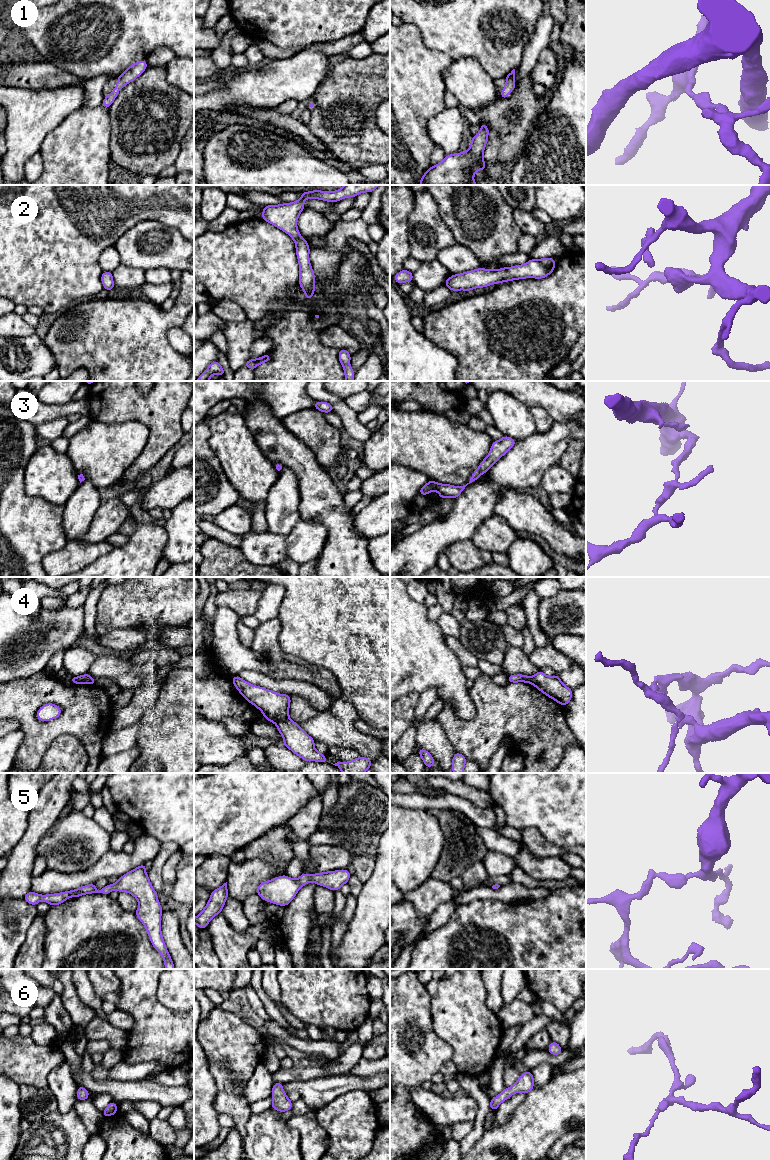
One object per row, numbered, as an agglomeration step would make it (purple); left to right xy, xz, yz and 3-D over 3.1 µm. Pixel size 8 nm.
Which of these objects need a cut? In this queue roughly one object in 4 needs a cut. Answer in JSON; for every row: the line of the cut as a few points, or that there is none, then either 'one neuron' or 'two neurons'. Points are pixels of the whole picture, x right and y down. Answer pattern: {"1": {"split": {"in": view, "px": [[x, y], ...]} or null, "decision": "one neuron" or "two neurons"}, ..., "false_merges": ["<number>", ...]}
{"1": {"split": null, "decision": "one neuron"}, "2": {"split": null, "decision": "one neuron"}, "3": {"split": null, "decision": "one neuron"}, "4": {"split": {"in": "xz", "px": [[288, 717], [275, 723]]}, "decision": "two neurons"}, "5": {"split": null, "decision": "one neuron"}, "6": {"split": null, "decision": "one neuron"}, "false_merges": ["4"]}

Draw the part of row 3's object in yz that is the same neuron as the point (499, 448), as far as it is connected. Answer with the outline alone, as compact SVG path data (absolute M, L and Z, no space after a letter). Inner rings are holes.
M503 436L500 440L494 441L490 448L488 456L482 460L479 467L474 471L470 478L470 481L466 485L457 487L454 485L440 484L435 481L429 480L428 483L419 490L419 494L426 496L432 491L437 491L442 499L445 499L447 497L456 499L468 484L472 483L473 481L477 481L483 473L488 472L488 470L515 444L516 441L508 436Z

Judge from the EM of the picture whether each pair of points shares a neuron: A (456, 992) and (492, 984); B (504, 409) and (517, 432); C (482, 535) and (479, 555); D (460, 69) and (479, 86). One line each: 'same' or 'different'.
A: different
B: same
C: different
D: same

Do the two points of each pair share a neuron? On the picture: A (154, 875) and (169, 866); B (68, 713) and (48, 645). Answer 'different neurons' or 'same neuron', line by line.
A: different neurons
B: different neurons

